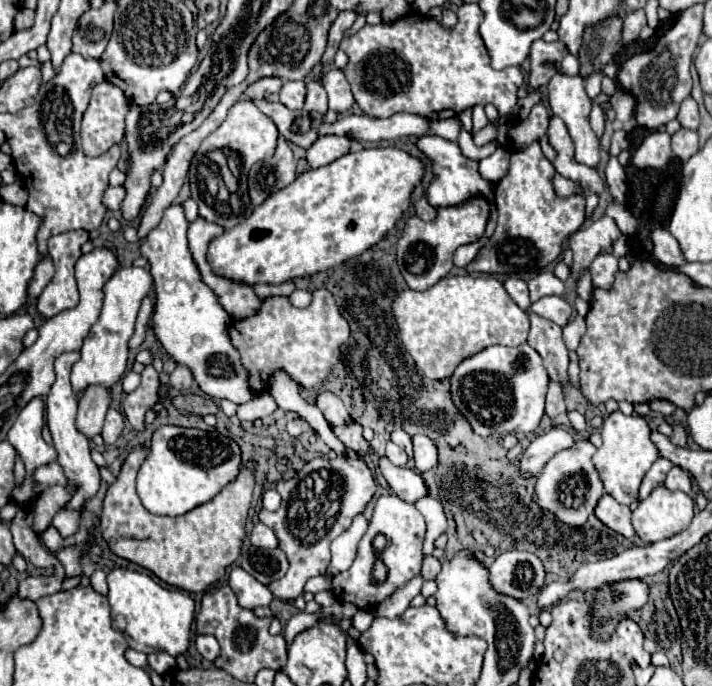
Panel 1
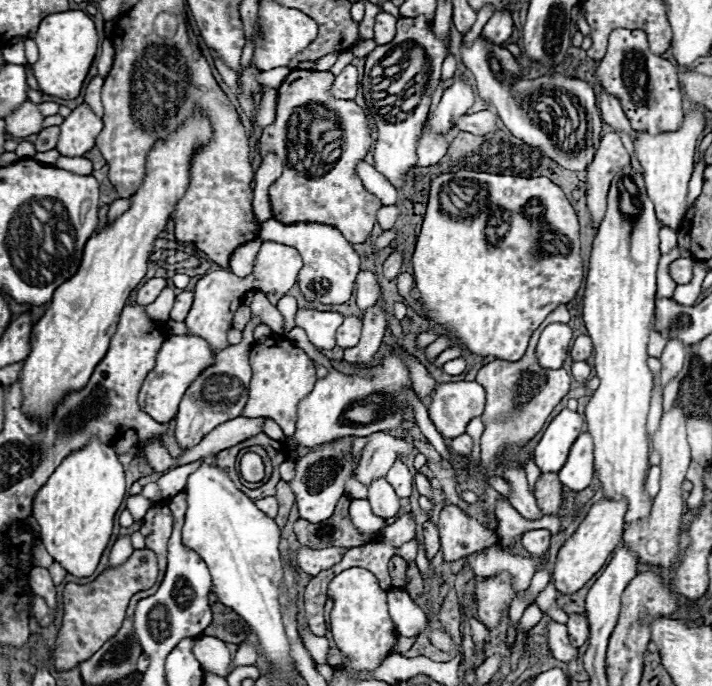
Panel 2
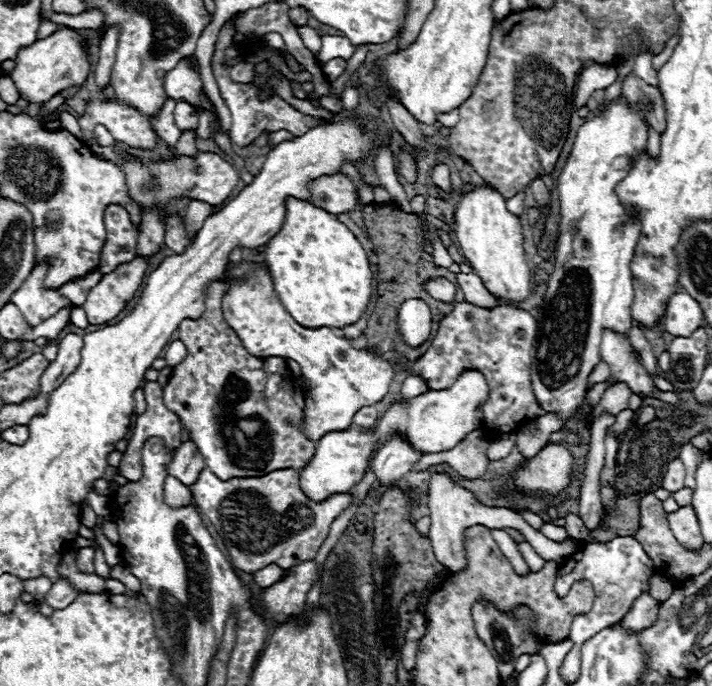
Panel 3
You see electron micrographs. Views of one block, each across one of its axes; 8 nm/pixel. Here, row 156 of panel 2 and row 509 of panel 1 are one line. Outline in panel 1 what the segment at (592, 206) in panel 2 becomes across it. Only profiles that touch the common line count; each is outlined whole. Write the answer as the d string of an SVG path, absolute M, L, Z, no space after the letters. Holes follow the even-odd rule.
M604 494L594 510L596 518L602 520L604 526L608 526L610 530L622 534L624 538L632 538L634 536L634 528L632 528L632 512L628 506L618 504L610 494Z

